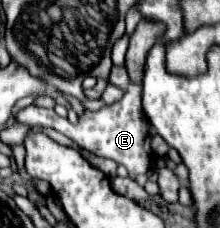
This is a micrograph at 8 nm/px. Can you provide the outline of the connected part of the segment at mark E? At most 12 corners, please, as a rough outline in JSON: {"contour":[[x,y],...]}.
{"contour":[[124,66],[110,84],[124,98],[78,124],[36,104],[16,122],[62,132],[80,148],[146,174],[154,152],[140,90]]}

